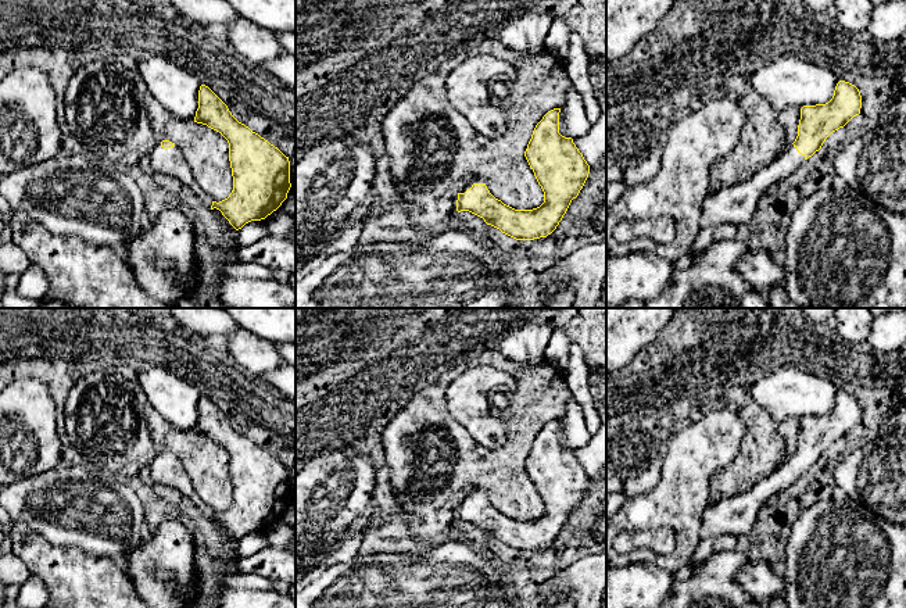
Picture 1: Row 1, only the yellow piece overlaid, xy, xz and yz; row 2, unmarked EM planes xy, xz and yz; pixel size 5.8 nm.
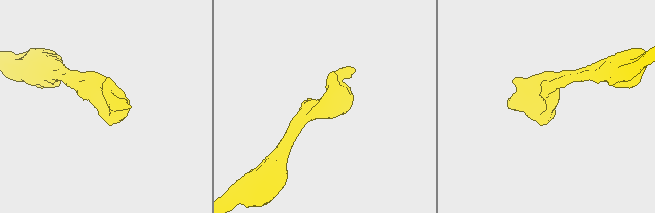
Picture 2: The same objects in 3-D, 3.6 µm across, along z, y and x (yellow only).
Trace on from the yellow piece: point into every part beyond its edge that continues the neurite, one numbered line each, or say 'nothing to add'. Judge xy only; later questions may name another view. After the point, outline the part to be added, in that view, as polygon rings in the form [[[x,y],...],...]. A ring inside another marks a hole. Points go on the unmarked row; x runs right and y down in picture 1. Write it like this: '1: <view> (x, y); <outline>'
1: xy (171, 472); [[[153,454],[148,466],[154,482],[176,489],[186,498],[191,500],[204,516],[212,516],[212,511],[196,493],[189,475],[185,472],[182,461],[178,457],[164,459],[161,454]]]

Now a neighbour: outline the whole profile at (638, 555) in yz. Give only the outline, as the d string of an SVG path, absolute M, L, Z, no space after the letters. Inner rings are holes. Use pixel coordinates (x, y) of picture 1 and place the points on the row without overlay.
M634 550L627 554L619 554L620 557L631 557L635 562L653 562L656 552L653 550Z

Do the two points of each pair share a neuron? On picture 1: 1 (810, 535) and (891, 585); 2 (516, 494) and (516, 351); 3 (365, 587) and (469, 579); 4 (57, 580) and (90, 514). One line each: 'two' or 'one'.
1: one
2: two
3: one
4: two

